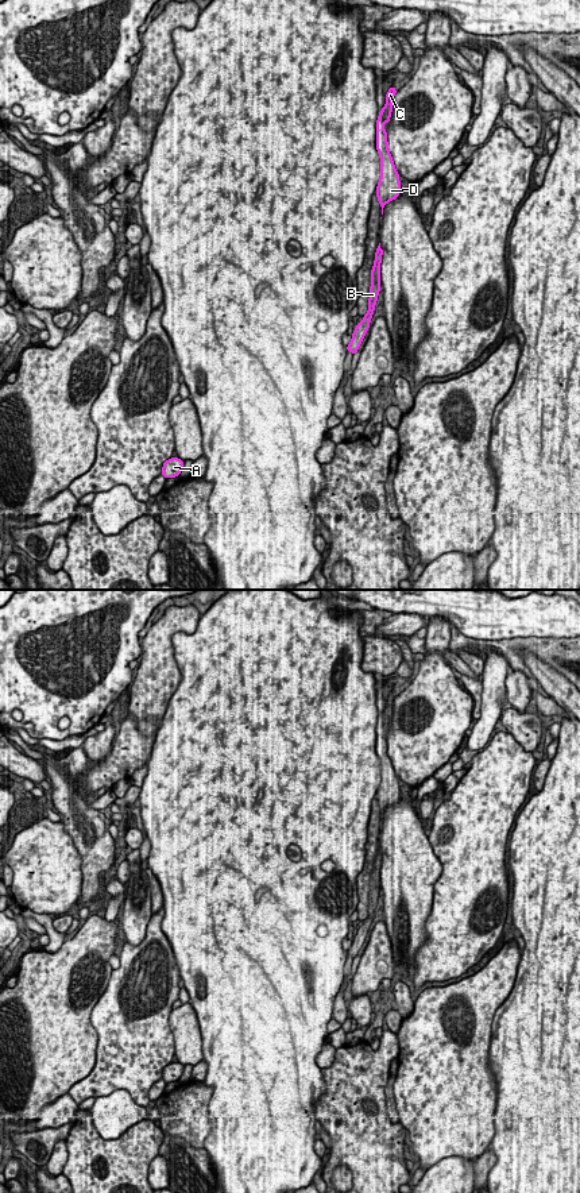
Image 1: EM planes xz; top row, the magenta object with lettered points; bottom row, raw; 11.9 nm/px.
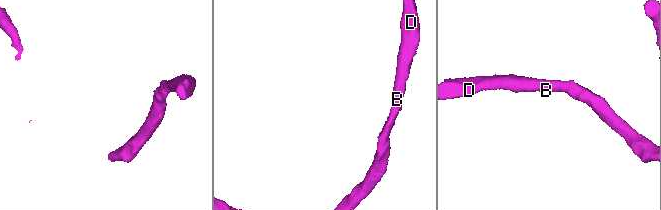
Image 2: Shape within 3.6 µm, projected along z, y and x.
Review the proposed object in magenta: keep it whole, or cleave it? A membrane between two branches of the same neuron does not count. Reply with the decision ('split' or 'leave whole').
leave whole

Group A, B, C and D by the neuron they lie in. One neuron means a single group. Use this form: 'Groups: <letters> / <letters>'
Groups: A B C D

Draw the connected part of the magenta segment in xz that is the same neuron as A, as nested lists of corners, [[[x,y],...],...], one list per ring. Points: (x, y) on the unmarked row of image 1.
[[[178,1062],[169,1063],[167,1066],[163,1067],[162,1080],[166,1084],[179,1081],[183,1073],[183,1067],[185,1066]]]

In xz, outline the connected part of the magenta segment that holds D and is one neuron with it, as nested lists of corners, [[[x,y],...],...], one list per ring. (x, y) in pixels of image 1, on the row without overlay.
[[[391,691],[388,694],[388,696],[386,698],[386,700],[387,700],[386,710],[380,715],[378,725],[376,725],[376,754],[378,754],[379,761],[380,761],[380,784],[379,784],[379,788],[378,788],[378,792],[376,792],[376,800],[378,800],[379,808],[382,811],[382,819],[383,819],[384,810],[388,806],[395,804],[401,798],[399,779],[398,779],[398,776],[394,771],[393,761],[388,757],[387,738],[386,738],[386,734],[383,731],[384,726],[387,729],[390,727],[390,721],[391,721],[391,715],[393,715],[393,703],[394,703],[394,699],[397,698],[397,695],[398,694],[395,694],[394,691]]]

